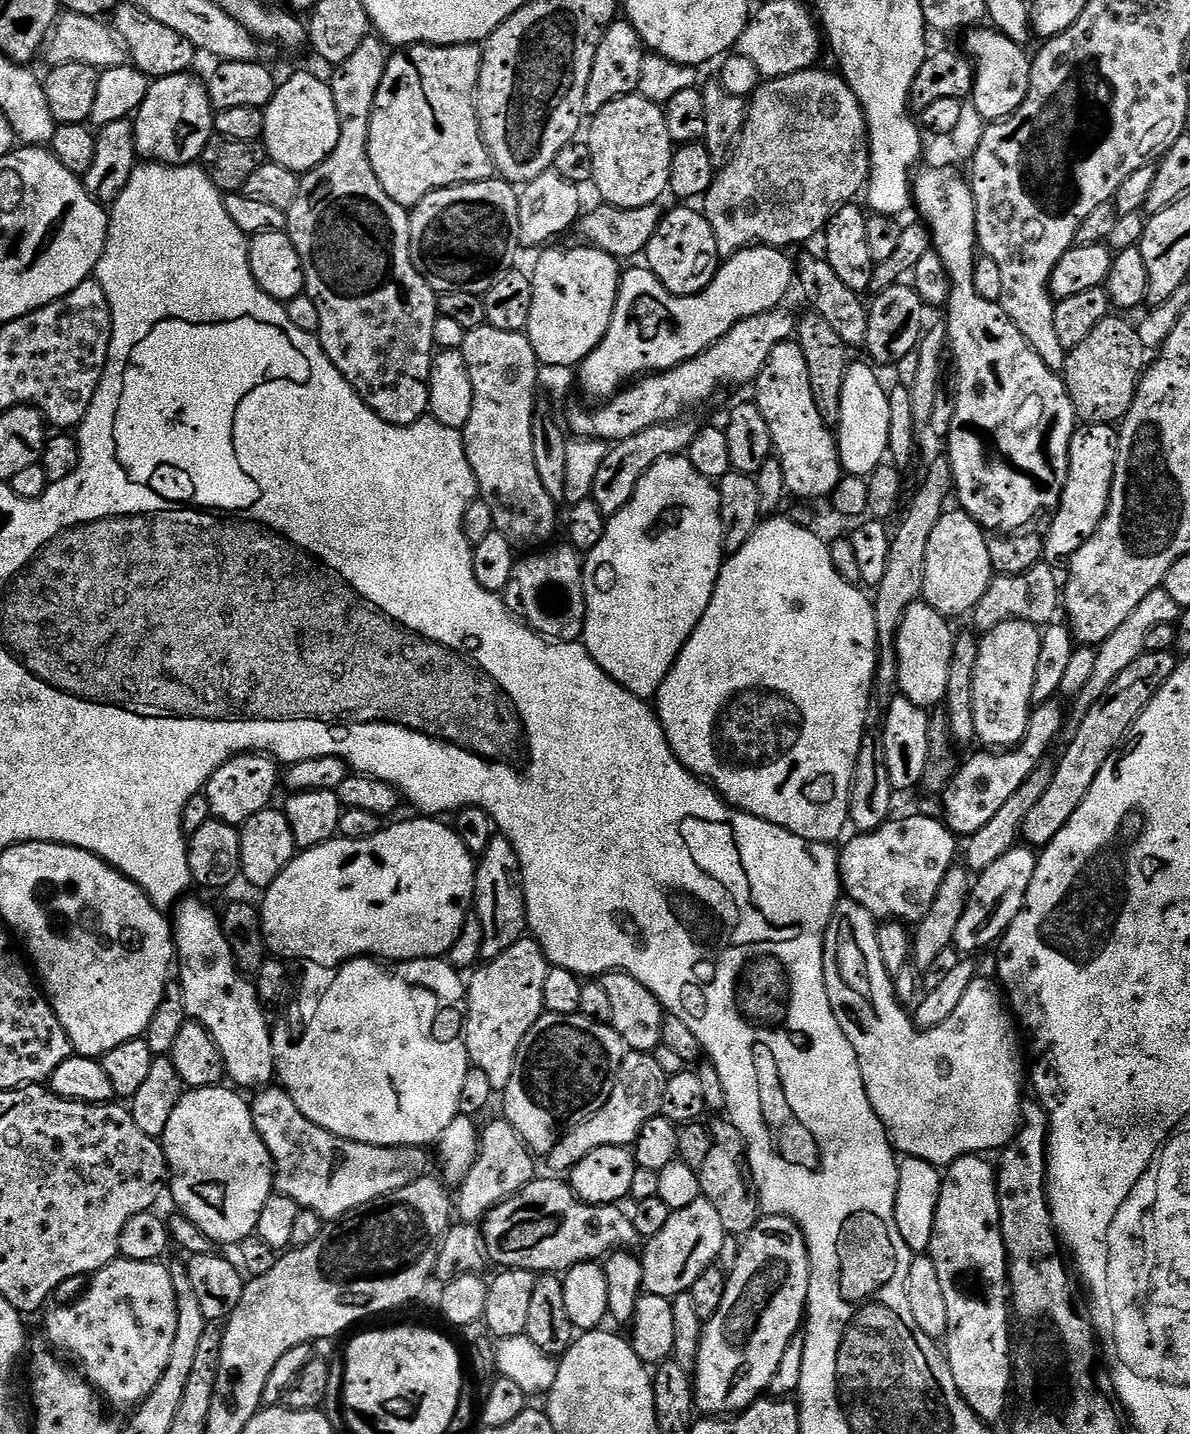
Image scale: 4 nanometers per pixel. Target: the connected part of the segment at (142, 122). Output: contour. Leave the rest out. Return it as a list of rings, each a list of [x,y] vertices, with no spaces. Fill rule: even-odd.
[[[188,72],[153,79],[148,93],[137,110],[136,151],[153,164],[196,164],[214,135],[214,109],[208,97],[208,85]]]

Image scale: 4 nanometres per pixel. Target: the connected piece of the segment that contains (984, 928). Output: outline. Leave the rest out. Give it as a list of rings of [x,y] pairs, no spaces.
[[[1017,846],[1002,854],[975,877],[972,891],[968,893],[968,905],[962,914],[962,922],[958,922],[958,930],[954,930],[952,943],[958,953],[980,952],[999,941],[1022,910],[1026,890],[1036,873],[1037,859],[1037,853],[1031,847]]]

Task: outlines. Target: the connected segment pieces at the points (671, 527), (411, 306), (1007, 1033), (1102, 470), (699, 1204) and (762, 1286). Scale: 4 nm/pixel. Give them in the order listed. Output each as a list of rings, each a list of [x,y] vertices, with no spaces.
[[[681,454],[662,458],[646,470],[646,474],[638,482],[630,502],[618,510],[618,514],[607,517],[608,525],[602,534],[602,542],[594,546],[594,550],[586,553],[584,560],[584,593],[586,594],[586,622],[584,623],[584,635],[582,643],[588,649],[588,653],[594,658],[594,662],[608,675],[614,678],[630,694],[641,698],[655,697],[656,692],[662,686],[666,674],[674,666],[682,646],[690,638],[690,634],[698,626],[702,614],[706,614],[706,606],[710,606],[710,598],[716,589],[716,583],[720,577],[720,567],[724,564],[726,553],[724,551],[724,539],[722,538],[722,514],[720,513],[720,489],[713,481],[707,480],[689,462],[687,455]]]
[[[369,34],[362,42],[362,46],[358,46],[358,50],[354,50],[354,54],[350,54],[350,58],[346,58],[346,62],[335,65],[331,69],[330,83],[334,94],[334,106],[338,106],[338,122],[340,123],[338,146],[334,146],[332,153],[318,167],[310,172],[303,173],[298,198],[294,198],[294,202],[287,210],[287,234],[294,242],[294,250],[298,250],[298,258],[302,258],[304,292],[310,298],[310,302],[314,302],[314,306],[318,310],[318,322],[320,323],[318,339],[320,345],[324,347],[324,353],[328,355],[330,362],[334,362],[334,366],[342,374],[342,378],[346,378],[346,382],[350,382],[350,386],[359,394],[362,402],[366,402],[366,406],[370,406],[370,410],[374,410],[374,414],[378,414],[378,418],[382,418],[394,426],[408,428],[414,422],[423,420],[429,415],[430,370],[436,348],[434,322],[438,315],[438,294],[429,286],[426,278],[422,278],[422,274],[418,274],[418,270],[412,261],[410,226],[408,225],[409,209],[404,208],[398,202],[394,202],[394,198],[390,198],[390,194],[386,194],[386,190],[382,190],[382,182],[378,182],[378,174],[374,174],[374,166],[370,166],[370,154],[368,153],[370,118],[374,110],[374,98],[378,94],[378,86],[382,86],[382,74],[386,74],[389,55],[389,45],[385,44],[379,36]]]
[[[841,898],[836,901],[836,909],[826,930],[826,938],[824,939],[824,981],[826,982],[826,994],[830,998],[830,1006],[834,1010],[834,1018],[838,1018],[838,1026],[842,1026],[842,1034],[846,1034],[850,1046],[854,1046],[854,1054],[858,1058],[858,1066],[862,1070],[862,1082],[866,1086],[866,1094],[870,1098],[872,1109],[878,1114],[878,1118],[884,1124],[884,1128],[888,1132],[893,1145],[905,1157],[913,1156],[937,1166],[947,1166],[953,1164],[956,1160],[962,1159],[963,1156],[992,1154],[988,1152],[994,1151],[993,1153],[995,1153],[997,1150],[1007,1148],[1008,1143],[1020,1131],[1022,1123],[1020,1075],[1023,1072],[1025,1075],[1026,1068],[1025,1065],[1024,1068],[1020,1065],[1022,1040],[1018,1035],[1018,1028],[1014,1023],[1013,1013],[995,983],[992,985],[990,981],[983,980],[983,978],[972,980],[966,990],[966,994],[962,994],[962,1002],[958,1002],[957,1008],[954,1009],[954,1014],[950,1014],[950,1018],[946,1018],[946,1022],[942,1022],[933,1028],[925,1028],[923,1030],[917,1028],[909,1009],[900,1002],[893,973],[888,972],[886,970],[886,962],[882,962],[882,950],[878,950],[877,917],[870,915],[858,902],[847,898]]]
[[[1080,424],[1070,442],[1068,477],[1059,506],[1051,513],[1052,525],[1043,533],[1043,563],[1064,566],[1098,530],[1110,502],[1116,469],[1117,429],[1111,424]]]
[[[706,1199],[690,1202],[690,1206],[672,1210],[666,1226],[643,1245],[644,1292],[650,1296],[675,1298],[690,1292],[694,1282],[721,1259],[726,1233],[718,1210]]]
[[[761,1215],[748,1235],[743,1237],[738,1258],[730,1266],[721,1305],[704,1325],[694,1369],[694,1395],[701,1413],[720,1418],[725,1414],[745,1412],[771,1389],[774,1374],[778,1374],[778,1362],[782,1362],[782,1354],[786,1354],[786,1346],[797,1339],[805,1323],[809,1286],[808,1247],[799,1226],[785,1216]]]

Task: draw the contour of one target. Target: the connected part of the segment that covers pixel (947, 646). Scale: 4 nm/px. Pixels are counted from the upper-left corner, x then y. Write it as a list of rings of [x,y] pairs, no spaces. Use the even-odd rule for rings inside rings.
[[[917,602],[906,610],[896,632],[896,674],[899,695],[919,708],[931,710],[943,705],[946,678],[950,678],[954,631],[949,621],[929,604]]]

